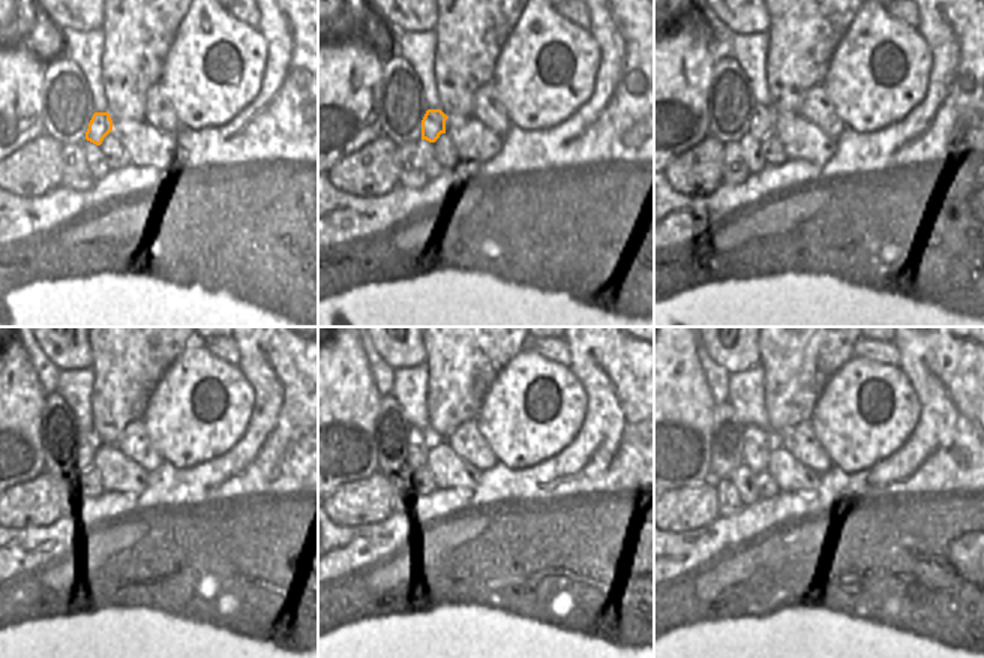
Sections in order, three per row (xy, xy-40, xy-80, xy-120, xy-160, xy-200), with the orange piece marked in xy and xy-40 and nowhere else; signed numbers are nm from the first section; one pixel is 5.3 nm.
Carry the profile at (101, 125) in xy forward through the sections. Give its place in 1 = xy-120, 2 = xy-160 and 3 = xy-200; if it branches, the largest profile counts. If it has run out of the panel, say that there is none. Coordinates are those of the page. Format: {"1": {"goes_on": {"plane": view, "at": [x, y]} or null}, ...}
{"1": {"goes_on": {"plane": "xy-120", "at": [87, 444]}}, "2": {"goes_on": {"plane": "xy-160", "at": [416, 435]}}, "3": {"goes_on": {"plane": "xy-200", "at": [756, 450]}}}

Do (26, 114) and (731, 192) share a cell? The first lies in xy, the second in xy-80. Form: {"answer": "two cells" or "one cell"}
{"answer": "two cells"}

